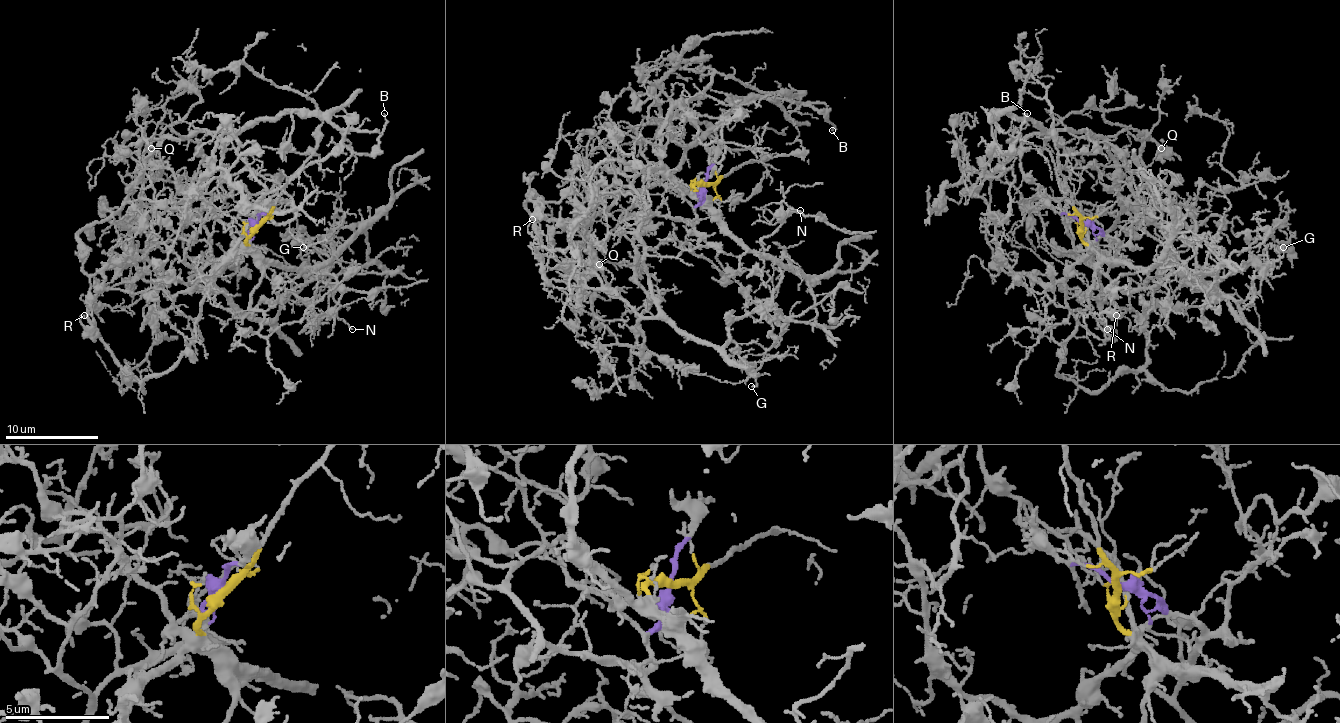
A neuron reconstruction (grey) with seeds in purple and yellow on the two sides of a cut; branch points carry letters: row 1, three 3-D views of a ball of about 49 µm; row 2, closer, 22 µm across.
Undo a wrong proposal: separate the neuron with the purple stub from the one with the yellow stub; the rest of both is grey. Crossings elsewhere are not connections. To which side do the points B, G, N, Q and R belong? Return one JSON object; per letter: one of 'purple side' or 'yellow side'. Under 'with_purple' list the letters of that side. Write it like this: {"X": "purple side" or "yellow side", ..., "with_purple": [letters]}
{"B": "yellow side", "G": "purple side", "N": "yellow side", "Q": "purple side", "R": "yellow side", "with_purple": ["G", "Q"]}

